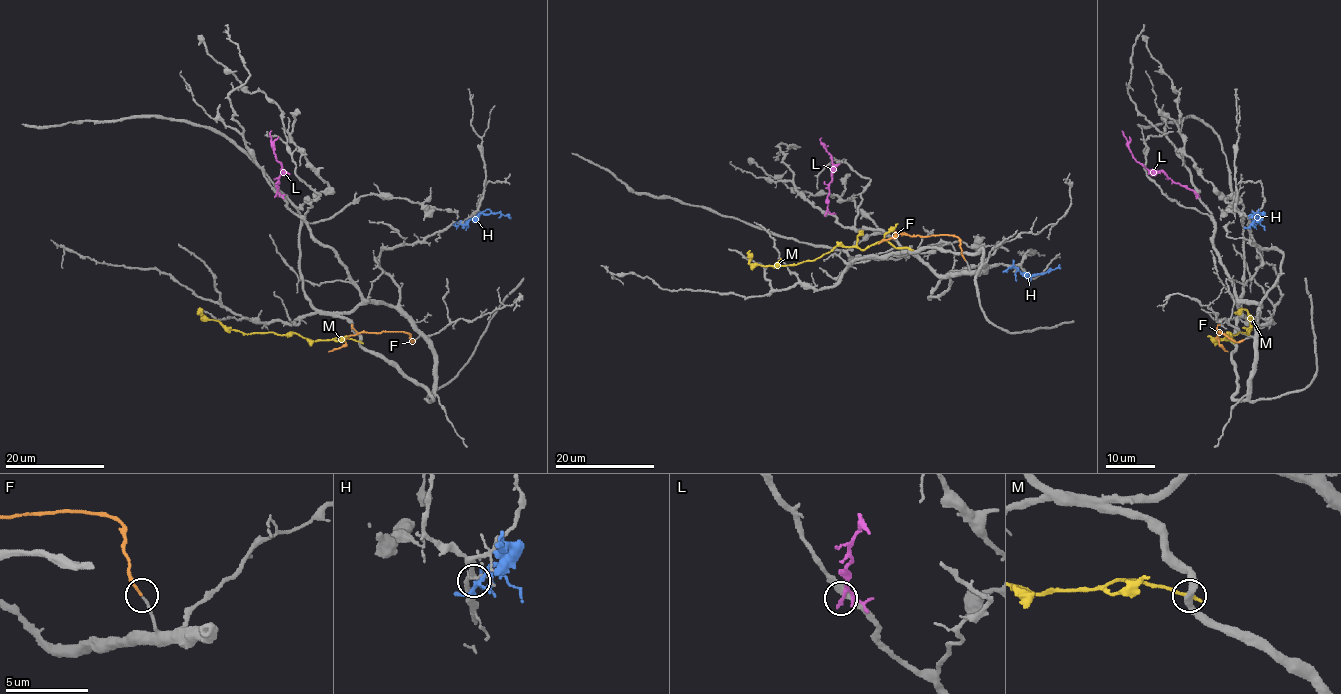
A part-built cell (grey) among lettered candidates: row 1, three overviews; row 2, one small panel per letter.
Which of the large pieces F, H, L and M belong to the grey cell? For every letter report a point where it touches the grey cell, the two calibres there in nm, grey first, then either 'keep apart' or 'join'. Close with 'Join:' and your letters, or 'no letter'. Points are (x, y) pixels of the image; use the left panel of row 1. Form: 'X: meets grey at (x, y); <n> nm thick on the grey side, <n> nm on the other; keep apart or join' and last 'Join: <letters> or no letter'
F: meets grey at (415, 340); 140 nm thick on the grey side, 160 nm on the other; join
H: meets grey at (463, 224); 220 nm thick on the grey side, 190 nm on the other; keep apart
L: meets grey at (276, 194); 420 nm thick on the grey side, 170 nm on the other; keep apart
M: meets grey at (359, 341); 420 nm thick on the grey side, 240 nm on the other; keep apart
Join: F

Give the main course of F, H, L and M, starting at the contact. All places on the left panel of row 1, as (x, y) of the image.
F: (415, 339), (412, 342), (409, 334), (402, 332), (351, 334), (341, 347), (329, 352)
H: (462, 224), (481, 213), (510, 215)
L: (275, 194), (281, 165), (275, 156), (272, 131)
M: (360, 342), (342, 337), (314, 341), (295, 333), (227, 329), (217, 321), (207, 319), (200, 310), (198, 313)

